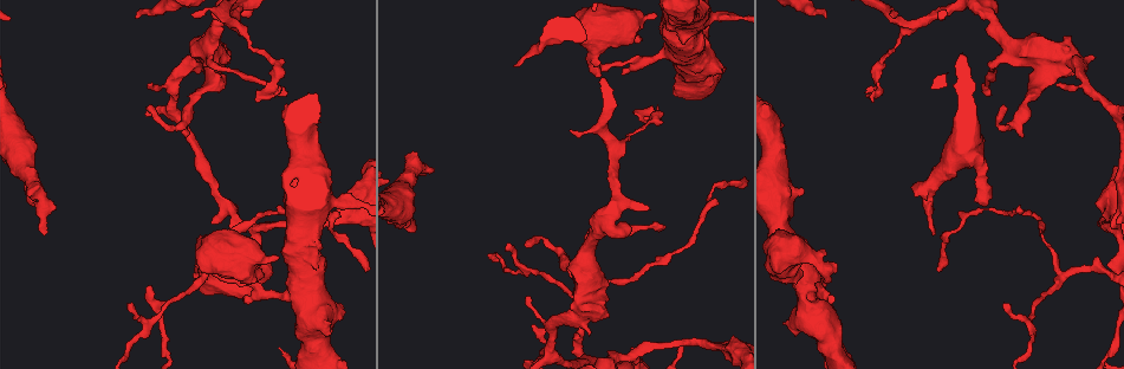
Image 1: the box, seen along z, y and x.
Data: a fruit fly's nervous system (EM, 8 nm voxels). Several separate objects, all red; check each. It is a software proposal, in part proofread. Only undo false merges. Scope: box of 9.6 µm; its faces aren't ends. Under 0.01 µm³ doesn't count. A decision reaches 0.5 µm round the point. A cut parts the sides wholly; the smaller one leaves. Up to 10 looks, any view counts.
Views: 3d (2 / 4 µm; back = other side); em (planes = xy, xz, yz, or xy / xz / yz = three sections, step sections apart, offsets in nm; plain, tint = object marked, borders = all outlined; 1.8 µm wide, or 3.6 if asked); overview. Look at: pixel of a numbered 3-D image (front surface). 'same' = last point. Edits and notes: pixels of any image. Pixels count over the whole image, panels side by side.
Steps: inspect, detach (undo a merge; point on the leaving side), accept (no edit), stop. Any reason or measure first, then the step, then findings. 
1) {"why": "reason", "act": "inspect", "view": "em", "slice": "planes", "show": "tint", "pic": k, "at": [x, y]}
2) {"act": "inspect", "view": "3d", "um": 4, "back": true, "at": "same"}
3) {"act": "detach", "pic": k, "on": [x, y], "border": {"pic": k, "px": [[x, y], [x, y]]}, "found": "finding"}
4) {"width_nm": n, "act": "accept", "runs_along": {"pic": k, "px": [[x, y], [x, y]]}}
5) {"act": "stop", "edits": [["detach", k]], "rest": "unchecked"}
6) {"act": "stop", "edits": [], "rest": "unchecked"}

{"why": "a fork", "act": "inspect", "view": "3d", "um": 2, "back": true, "pic": 1, "at": [260, 295]}

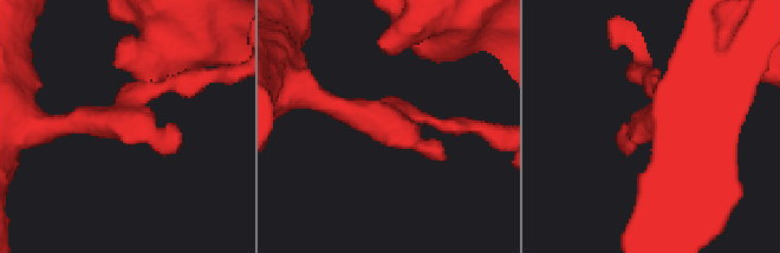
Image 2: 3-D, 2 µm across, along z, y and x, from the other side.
{"act": "inspect", "view": "em", "slice": "planes", "show": "tint", "pic": 2, "at": [118, 119]}

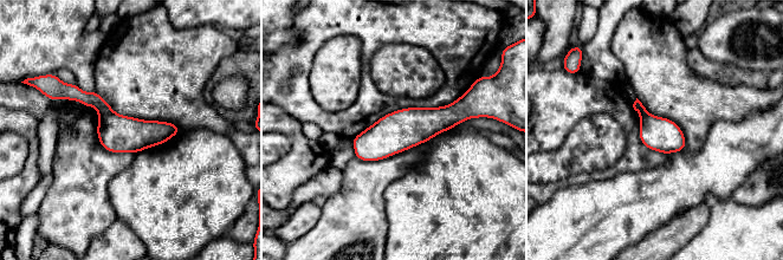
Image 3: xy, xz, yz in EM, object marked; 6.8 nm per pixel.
{"act": "detach", "pic": 3, "on": [94, 99], "border": {"pic": 3, "px": [[114, 112], [98, 116]]}, "found": "a second neuron is stuck on"}

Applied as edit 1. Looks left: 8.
{"why": "see it whole again", "act": "inspect", "view": "overview"}

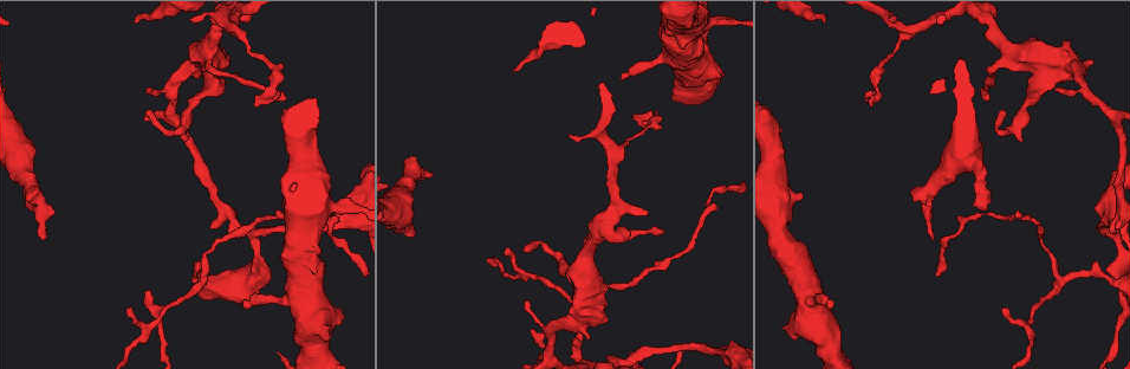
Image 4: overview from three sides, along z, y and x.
{"why": "arms part here", "act": "inspect", "view": "3d", "um": 4, "pic": 4, "at": [416, 172]}

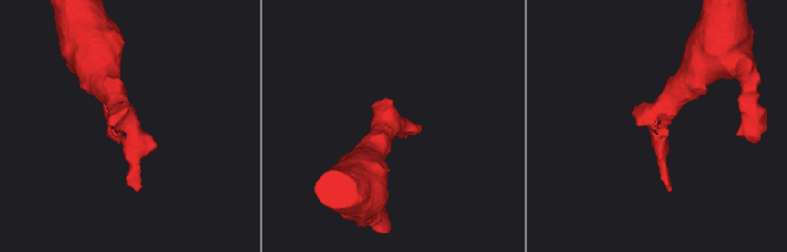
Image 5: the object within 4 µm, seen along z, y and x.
{"act": "inspect", "view": "em", "slice": "xz", "step": 4, "show": "tint", "pic": 5, "at": [392, 127]}

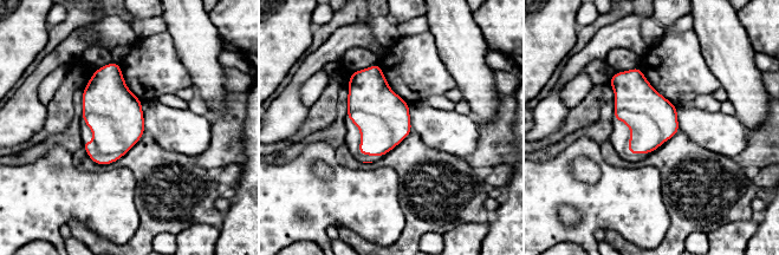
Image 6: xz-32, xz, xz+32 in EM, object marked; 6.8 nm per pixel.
{"why": "another direction", "act": "inspect", "view": "em", "slice": "planes", "show": "tint", "at": "same"}

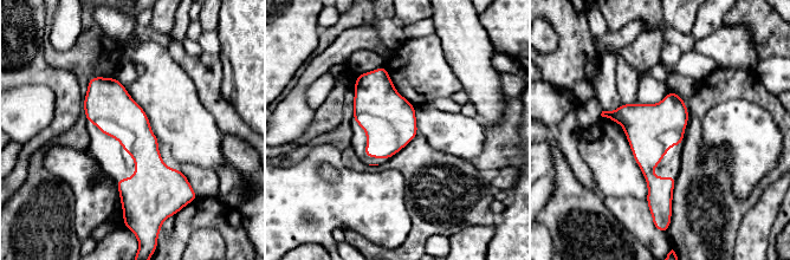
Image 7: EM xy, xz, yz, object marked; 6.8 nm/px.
{"act": "accept", "runs_along": {"pic": 7, "px": [[94, 79], [142, 144], [127, 201]]}, "found": "continuous, no second neuron"}

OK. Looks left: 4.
{"why": "three-way junction", "act": "inspect", "view": "em", "um": 3.6, "slice": "planes", "show": "borders", "pic": 4, "at": [1061, 279]}

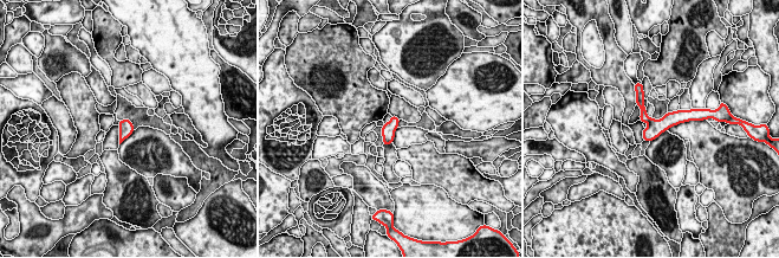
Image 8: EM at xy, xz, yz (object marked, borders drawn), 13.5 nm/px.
{"act": "accept", "runs_along": {"pic": 8, "px": [[638, 97], [651, 123], [687, 115]]}, "found": "continuous, no second neuron"}

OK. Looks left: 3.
{"why": "sharp bend", "act": "inspect", "view": "3d", "um": 2, "pic": 4, "at": [655, 121]}

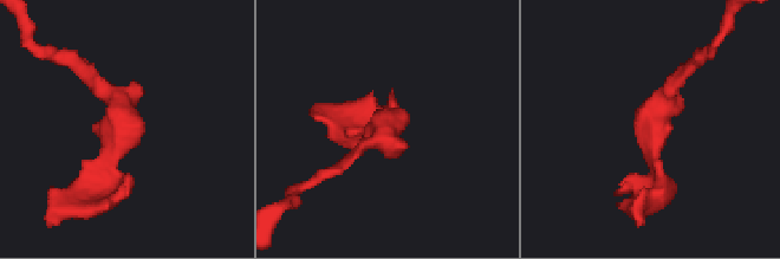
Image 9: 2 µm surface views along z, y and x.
{"act": "inspect", "view": "em", "slice": "xz", "step": 4, "show": "tint", "pic": 9, "at": [654, 133]}

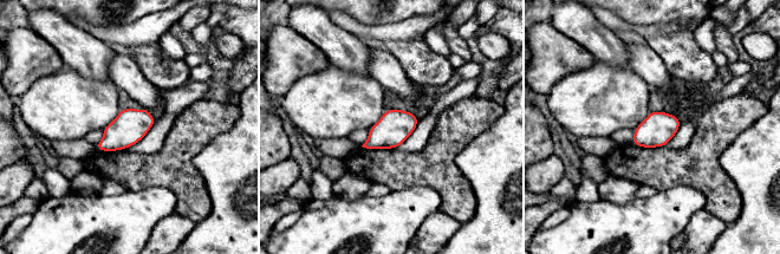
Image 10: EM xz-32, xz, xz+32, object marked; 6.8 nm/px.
{"act": "inspect", "view": "em", "slice": "planes", "show": "tint", "at": "same"}

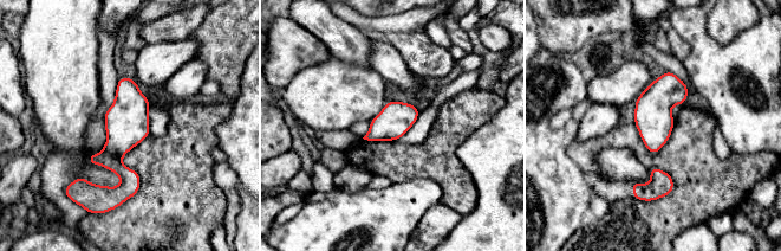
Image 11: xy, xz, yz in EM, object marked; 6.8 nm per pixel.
{"act": "accept", "runs_along": {"pic": 11, "px": [[123, 79], [122, 194]]}, "found": "continuous, no second neuron"}

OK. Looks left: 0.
{"act": "stop", "edits": [["detach", 3]], "rest": "unchecked"}

